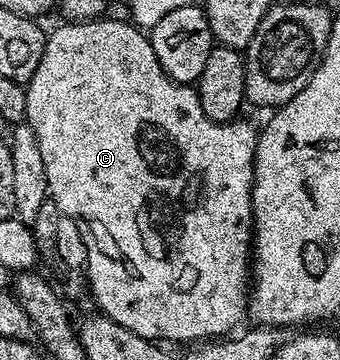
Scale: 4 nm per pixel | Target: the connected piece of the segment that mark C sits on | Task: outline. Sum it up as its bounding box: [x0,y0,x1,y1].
[25,16,258,344]

